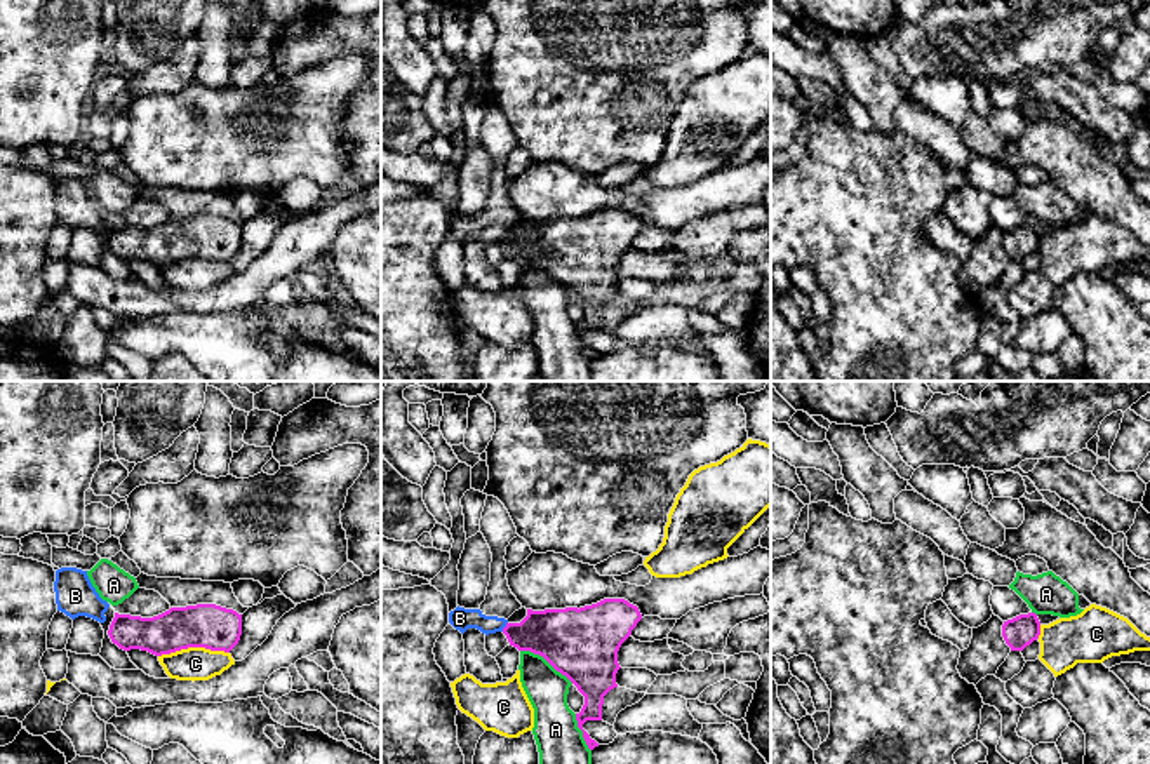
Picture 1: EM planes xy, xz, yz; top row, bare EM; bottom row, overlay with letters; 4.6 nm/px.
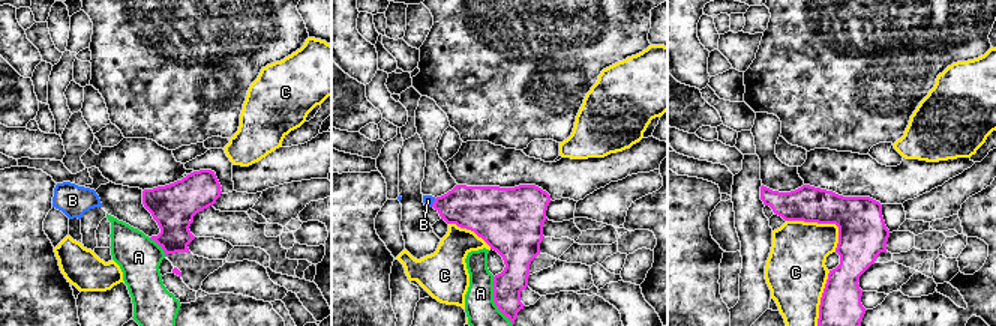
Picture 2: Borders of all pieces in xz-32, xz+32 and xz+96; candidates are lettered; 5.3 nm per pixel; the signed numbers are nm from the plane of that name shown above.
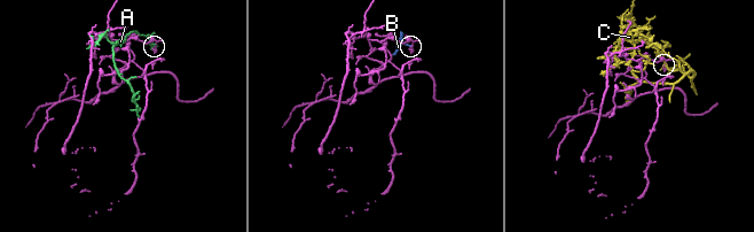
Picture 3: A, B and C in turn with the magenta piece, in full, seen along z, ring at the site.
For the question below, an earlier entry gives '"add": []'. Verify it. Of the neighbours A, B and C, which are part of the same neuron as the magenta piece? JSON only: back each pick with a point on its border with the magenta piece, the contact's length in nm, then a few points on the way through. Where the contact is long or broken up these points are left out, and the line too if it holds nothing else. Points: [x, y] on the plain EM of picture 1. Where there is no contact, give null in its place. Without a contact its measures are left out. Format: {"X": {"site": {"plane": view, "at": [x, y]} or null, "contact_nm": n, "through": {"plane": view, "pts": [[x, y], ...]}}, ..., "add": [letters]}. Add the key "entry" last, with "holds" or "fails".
{"add": [], "entry": "holds"}

